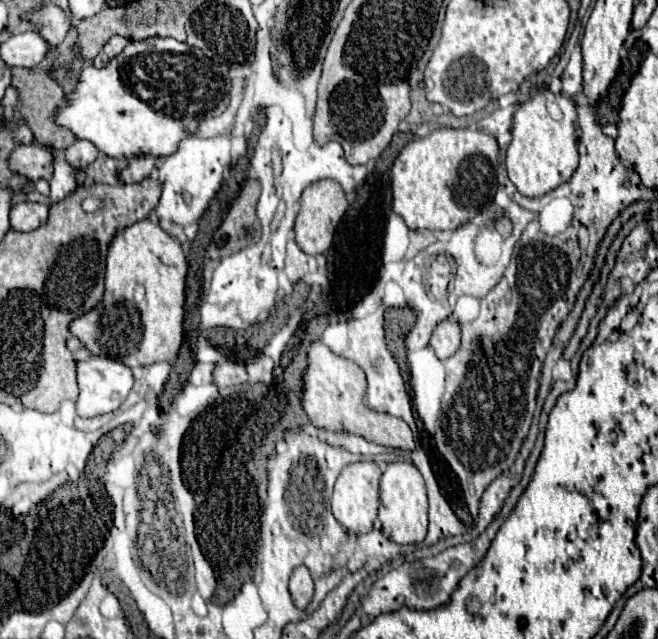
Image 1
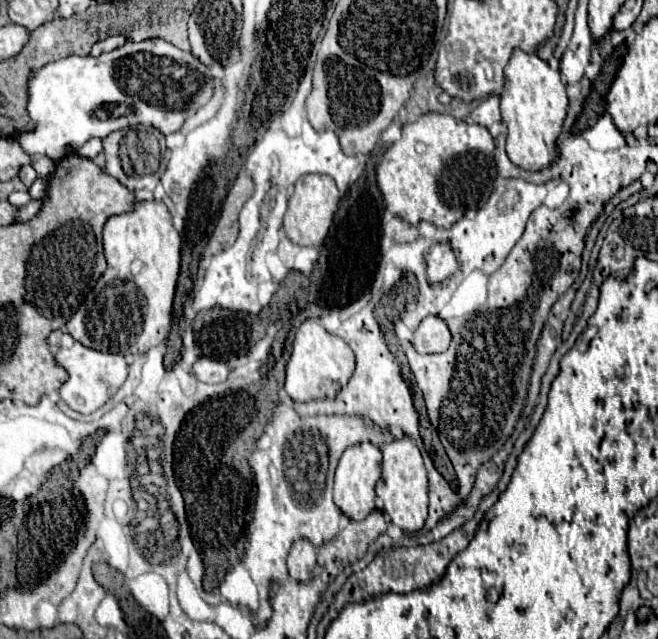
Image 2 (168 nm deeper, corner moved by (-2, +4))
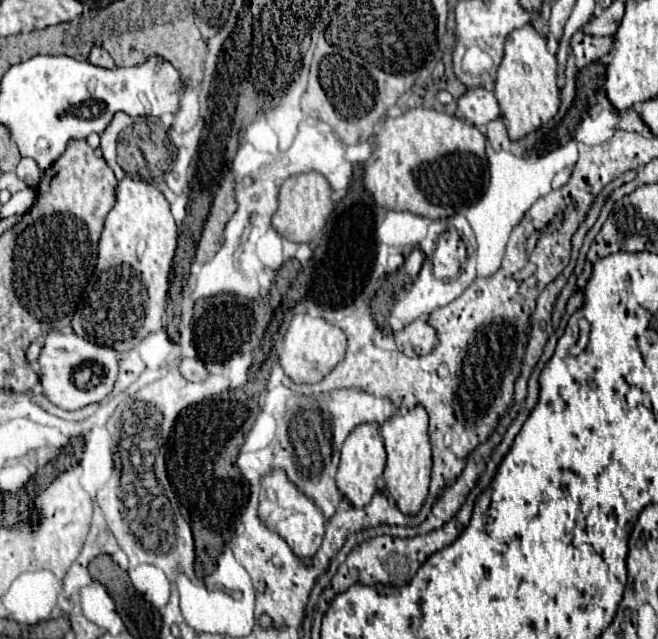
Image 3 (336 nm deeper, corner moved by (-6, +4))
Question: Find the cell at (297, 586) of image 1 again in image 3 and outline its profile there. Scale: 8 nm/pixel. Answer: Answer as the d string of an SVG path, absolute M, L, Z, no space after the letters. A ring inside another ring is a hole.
M270 472L268 476L260 478L260 502L258 502L258 518L262 524L266 524L268 530L276 532L282 536L288 546L300 556L300 558L310 558L316 554L316 550L322 544L324 538L324 526L326 518L316 508L314 500L310 496L304 496L296 484L292 484L286 476L286 472Z

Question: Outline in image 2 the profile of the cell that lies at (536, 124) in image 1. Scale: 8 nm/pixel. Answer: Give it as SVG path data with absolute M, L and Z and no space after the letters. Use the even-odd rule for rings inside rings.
M516 50L504 70L508 84L504 86L500 110L508 126L506 152L508 158L522 170L540 172L552 166L560 156L560 134L566 120L568 96L560 74L542 62L536 54Z

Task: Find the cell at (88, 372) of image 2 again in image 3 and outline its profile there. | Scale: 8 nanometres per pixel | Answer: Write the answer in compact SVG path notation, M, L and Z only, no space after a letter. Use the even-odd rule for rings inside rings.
M44 334L44 346L38 356L38 374L44 396L62 410L78 410L100 402L112 392L118 376L118 358L112 348L102 348L76 334Z

